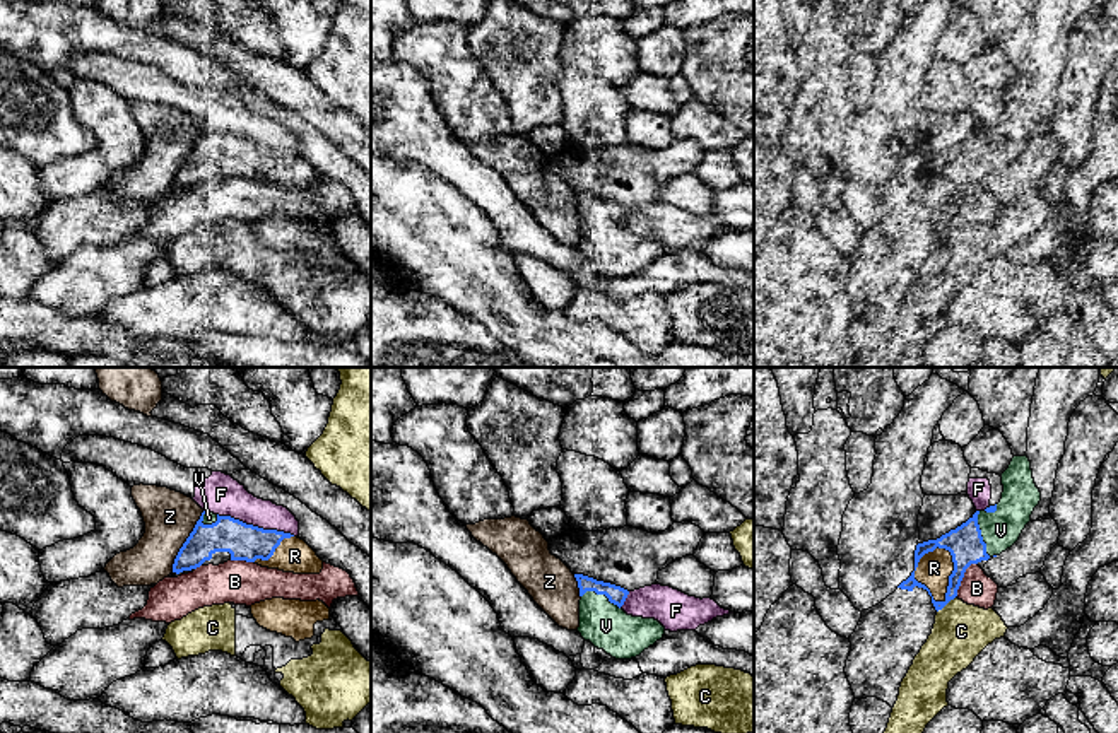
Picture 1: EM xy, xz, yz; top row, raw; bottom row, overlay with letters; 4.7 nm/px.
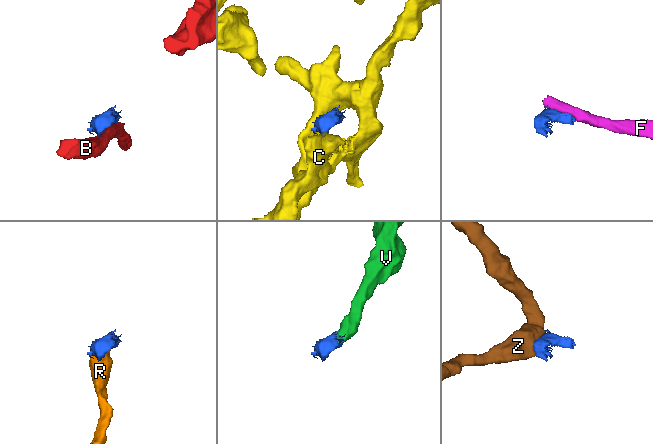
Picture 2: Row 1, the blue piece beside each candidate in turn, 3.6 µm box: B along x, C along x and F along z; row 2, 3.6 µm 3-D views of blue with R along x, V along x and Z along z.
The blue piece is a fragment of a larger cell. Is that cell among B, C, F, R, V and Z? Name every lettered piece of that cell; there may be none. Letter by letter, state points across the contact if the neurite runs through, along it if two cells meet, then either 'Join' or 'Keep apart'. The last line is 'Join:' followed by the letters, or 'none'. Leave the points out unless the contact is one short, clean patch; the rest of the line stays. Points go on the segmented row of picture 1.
B: Keep apart
C: Keep apart
F: Keep apart
R: Join
V: Join
Z: Keep apart
Join: R, V

